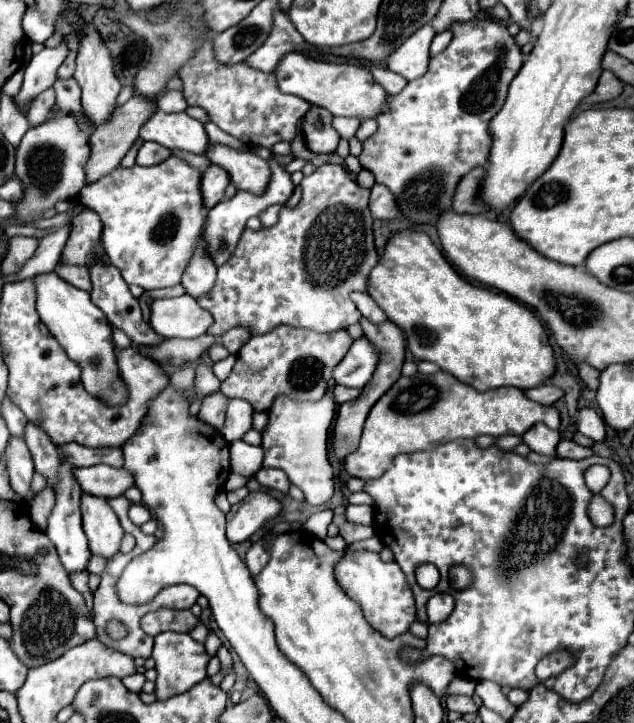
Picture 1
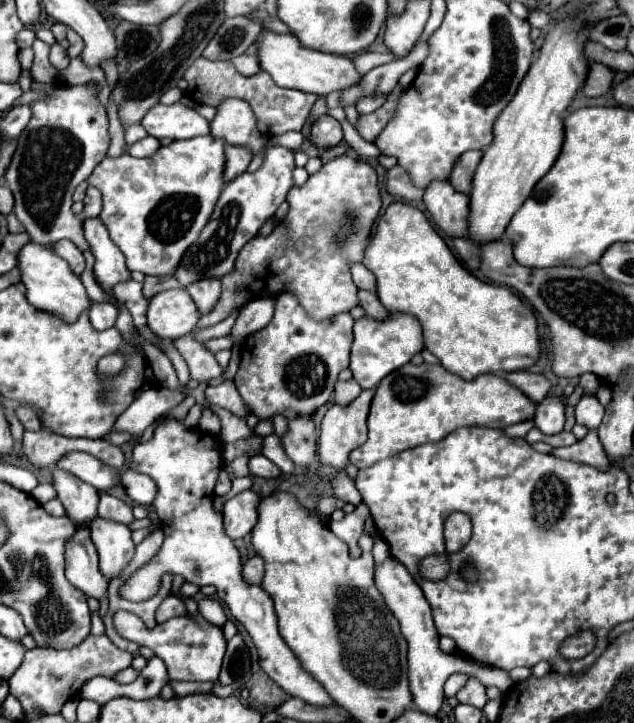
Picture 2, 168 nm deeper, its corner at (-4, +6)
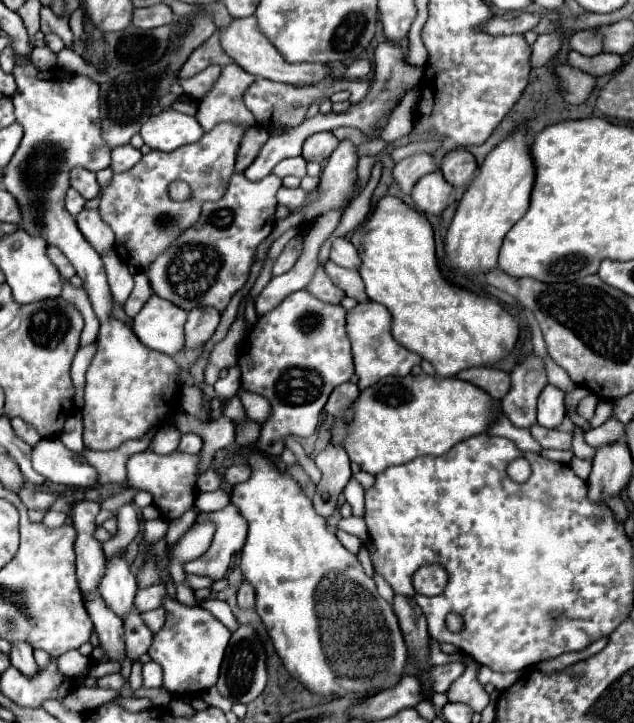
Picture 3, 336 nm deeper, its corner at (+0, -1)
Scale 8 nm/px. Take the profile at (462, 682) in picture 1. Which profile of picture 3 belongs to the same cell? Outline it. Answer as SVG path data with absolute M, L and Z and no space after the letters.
M448 663L442 667L434 667L430 677L434 681L434 691L438 693L446 693L450 689L450 685L464 673L464 665L460 663Z

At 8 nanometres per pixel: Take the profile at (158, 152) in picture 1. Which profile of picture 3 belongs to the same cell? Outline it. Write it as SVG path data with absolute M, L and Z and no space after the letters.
M128 143L128 145L120 145L120 147L112 149L112 163L110 165L112 165L114 173L122 173L122 171L134 167L140 159L142 159L142 153Z

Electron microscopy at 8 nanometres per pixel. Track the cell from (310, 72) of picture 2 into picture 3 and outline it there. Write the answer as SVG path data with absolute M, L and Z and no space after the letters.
M254 17L248 19L236 19L230 27L220 29L220 41L224 51L250 75L256 77L264 77L276 83L286 83L286 85L316 85L320 81L324 81L326 77L332 75L332 67L324 65L324 63L288 63L280 51L264 37L264 33L260 33L260 27L256 25Z

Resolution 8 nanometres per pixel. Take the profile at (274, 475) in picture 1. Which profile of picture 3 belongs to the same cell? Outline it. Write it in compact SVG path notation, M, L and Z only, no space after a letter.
M236 463L236 465L228 465L226 469L224 469L224 479L228 481L228 483L242 483L242 481L246 481L250 477L250 467L248 465L244 465L244 463Z

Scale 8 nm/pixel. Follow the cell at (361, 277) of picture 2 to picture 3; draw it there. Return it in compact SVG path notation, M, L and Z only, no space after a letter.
M336 239L332 243L332 253L330 253L330 259L344 267L344 269L358 269L360 267L360 257L354 249L354 245L348 241L348 239Z

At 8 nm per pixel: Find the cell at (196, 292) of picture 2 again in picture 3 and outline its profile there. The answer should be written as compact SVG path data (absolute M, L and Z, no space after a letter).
M204 307L204 309L192 309L188 313L188 321L186 321L186 347L194 349L200 347L202 343L206 343L220 321L220 311L212 309L212 307Z

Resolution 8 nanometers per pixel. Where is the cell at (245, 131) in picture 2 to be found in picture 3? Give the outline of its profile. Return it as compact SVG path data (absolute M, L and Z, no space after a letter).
M230 63L222 67L222 73L200 105L198 105L198 123L204 131L212 131L220 123L234 123L254 127L256 121L252 113L242 103L242 93L252 85L254 77L244 69Z

